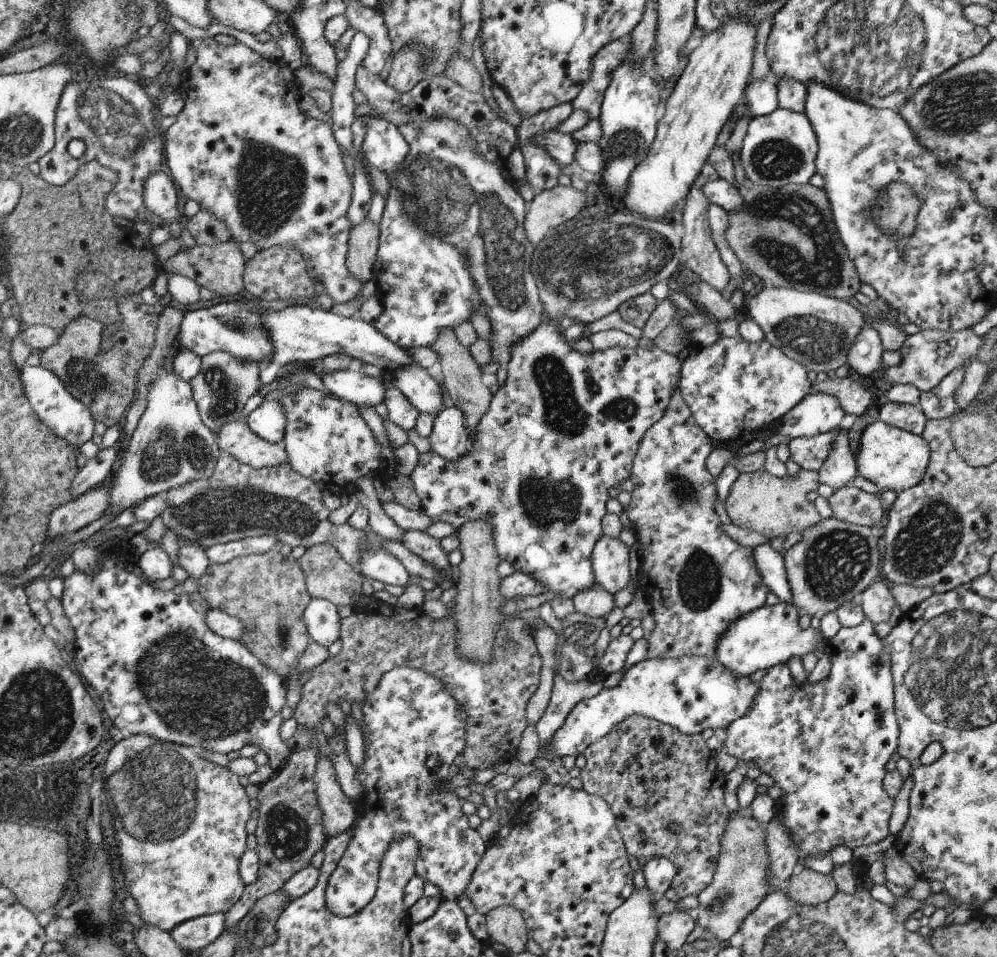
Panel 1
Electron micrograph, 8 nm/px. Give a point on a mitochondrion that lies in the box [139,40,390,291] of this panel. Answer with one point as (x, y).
(271, 184)

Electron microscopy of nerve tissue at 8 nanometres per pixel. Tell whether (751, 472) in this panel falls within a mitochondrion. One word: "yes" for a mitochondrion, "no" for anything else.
no

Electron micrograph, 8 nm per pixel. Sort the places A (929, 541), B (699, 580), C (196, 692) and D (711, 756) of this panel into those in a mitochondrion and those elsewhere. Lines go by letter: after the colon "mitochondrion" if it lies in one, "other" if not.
A: mitochondrion
B: mitochondrion
C: mitochondrion
D: other

